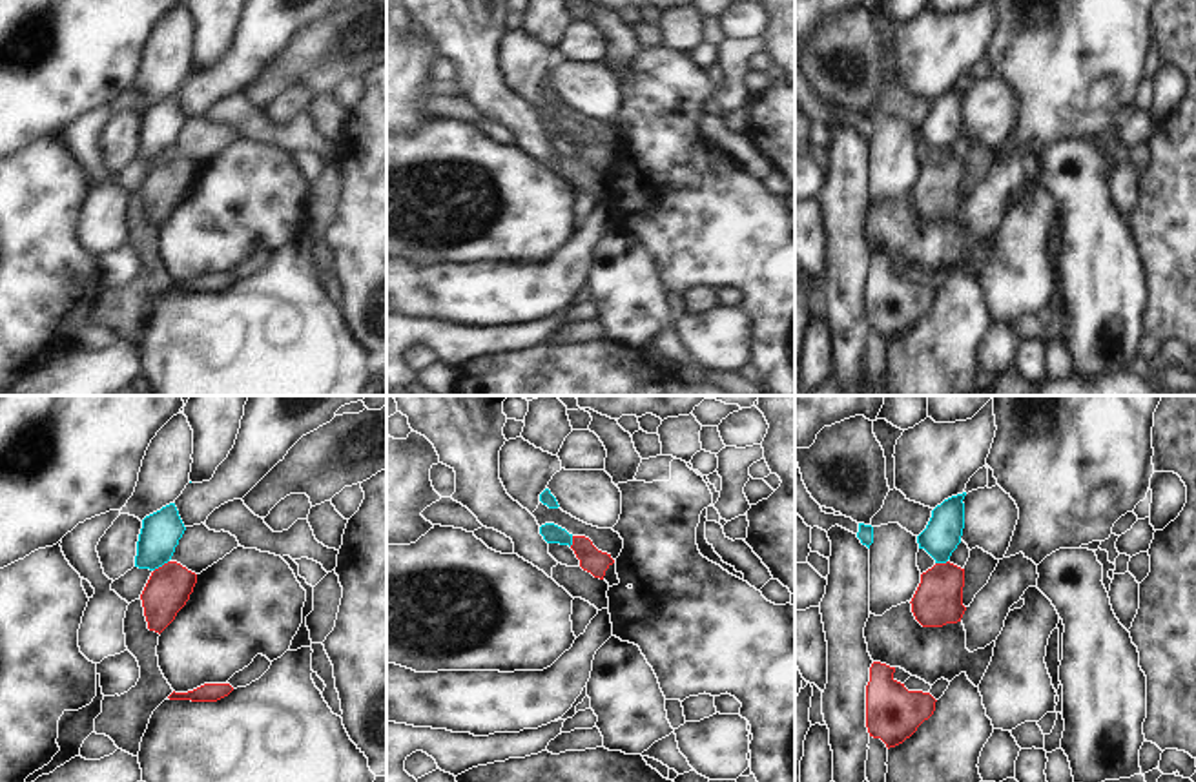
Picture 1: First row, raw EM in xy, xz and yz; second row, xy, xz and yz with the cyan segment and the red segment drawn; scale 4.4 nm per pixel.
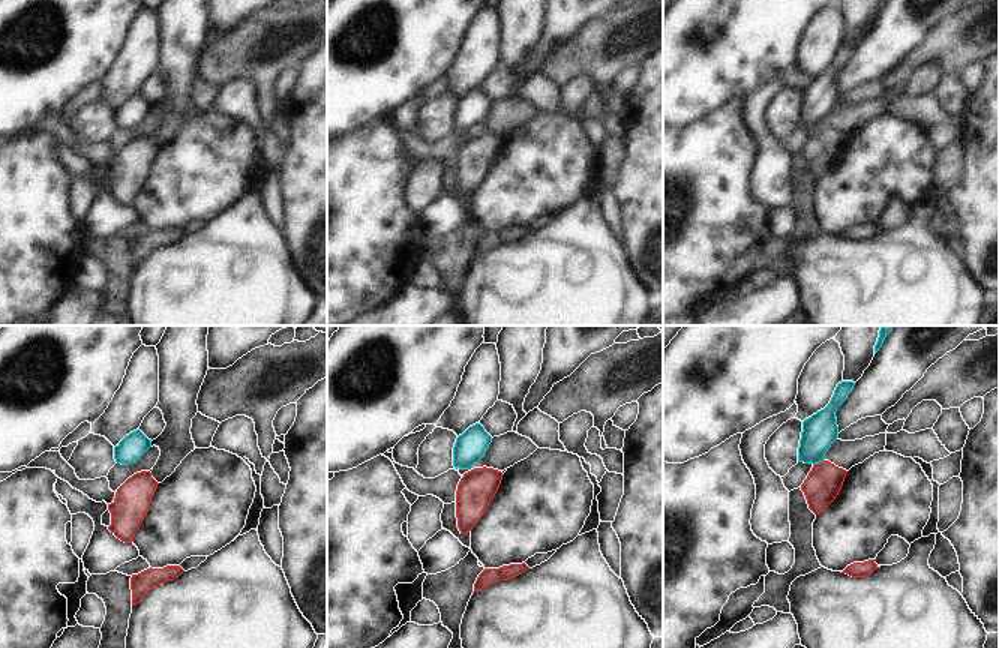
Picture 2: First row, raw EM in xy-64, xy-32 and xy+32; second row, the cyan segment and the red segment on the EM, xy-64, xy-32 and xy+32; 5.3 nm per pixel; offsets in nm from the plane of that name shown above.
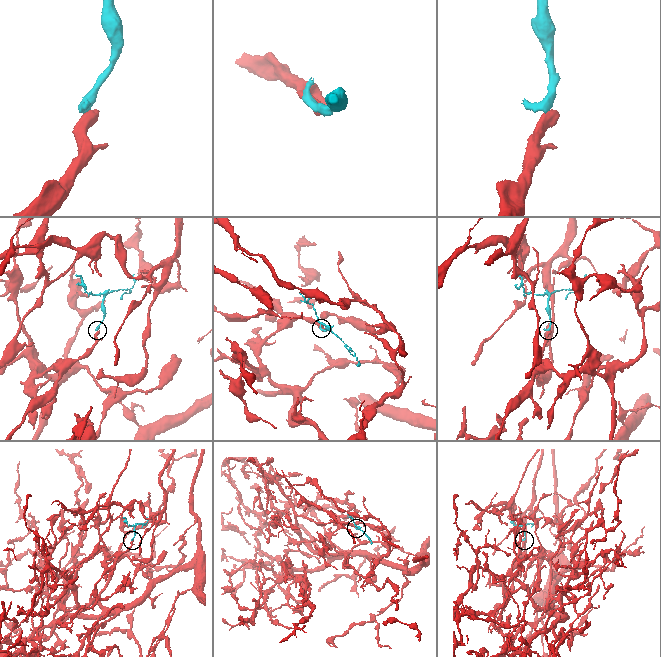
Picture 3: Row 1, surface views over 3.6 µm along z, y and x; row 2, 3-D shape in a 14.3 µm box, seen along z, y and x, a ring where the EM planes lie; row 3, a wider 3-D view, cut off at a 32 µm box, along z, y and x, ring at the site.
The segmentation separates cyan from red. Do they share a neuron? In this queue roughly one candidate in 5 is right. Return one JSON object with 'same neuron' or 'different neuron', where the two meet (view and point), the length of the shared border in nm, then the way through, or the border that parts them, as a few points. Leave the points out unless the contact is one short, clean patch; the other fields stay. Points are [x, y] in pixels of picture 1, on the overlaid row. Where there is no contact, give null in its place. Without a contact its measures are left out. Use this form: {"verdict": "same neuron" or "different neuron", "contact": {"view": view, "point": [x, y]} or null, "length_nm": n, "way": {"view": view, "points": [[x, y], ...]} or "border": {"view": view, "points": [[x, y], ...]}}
{"verdict": "different neuron", "contact": {"view": "xy", "point": [161, 565]}, "length_nm": 90, "border": {"view": "xy", "points": [[168, 560], [154, 571]]}}

